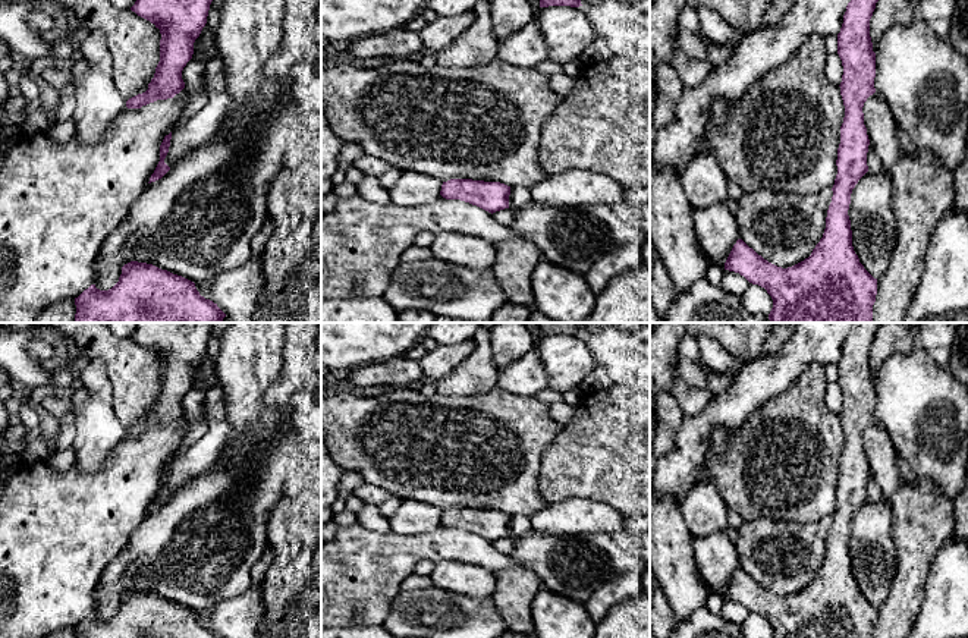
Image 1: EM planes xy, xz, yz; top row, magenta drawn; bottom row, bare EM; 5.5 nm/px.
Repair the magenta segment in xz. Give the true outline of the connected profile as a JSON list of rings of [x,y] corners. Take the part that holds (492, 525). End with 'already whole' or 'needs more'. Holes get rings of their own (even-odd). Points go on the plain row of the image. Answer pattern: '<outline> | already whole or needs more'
[[[450,507],[443,510],[440,524],[469,531],[493,543],[509,537],[510,515],[500,510]]] | already whole

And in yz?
[[[852,323],[837,362],[845,446],[823,566],[808,587],[788,597],[769,591],[742,568],[736,569],[725,591],[725,598],[764,616],[773,628],[771,638],[873,638],[876,631],[877,607],[864,597],[854,579],[848,538],[852,518],[868,500],[870,468],[862,436],[876,421],[870,348],[880,326]]] | already whole

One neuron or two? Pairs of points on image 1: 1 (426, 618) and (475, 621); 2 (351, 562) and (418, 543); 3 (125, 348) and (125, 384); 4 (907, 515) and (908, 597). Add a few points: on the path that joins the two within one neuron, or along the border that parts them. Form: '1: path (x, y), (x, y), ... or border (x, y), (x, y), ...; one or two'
1: path (437, 618), (464, 621); one
2: path (367, 562), (383, 562), (402, 553); one
3: path (125, 357), (125, 376); one
4: path (911, 536), (911, 577); one

